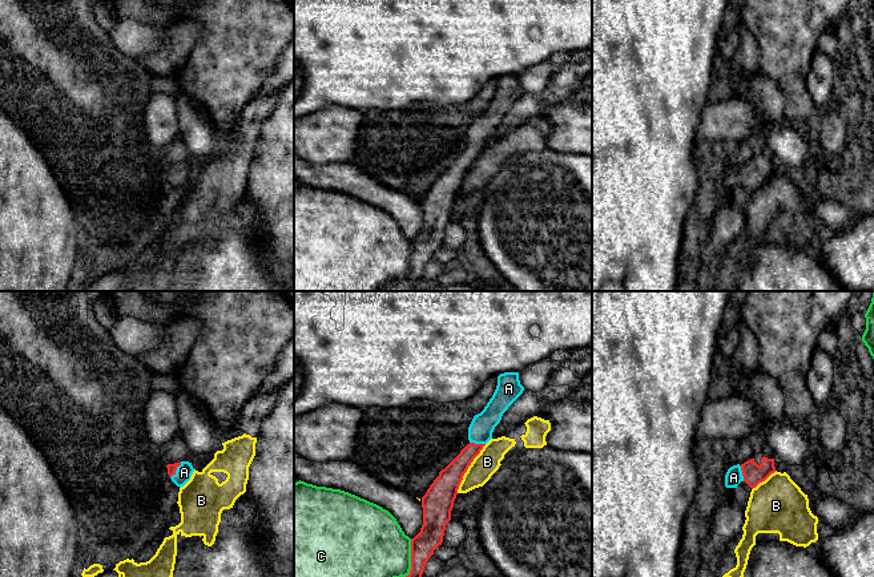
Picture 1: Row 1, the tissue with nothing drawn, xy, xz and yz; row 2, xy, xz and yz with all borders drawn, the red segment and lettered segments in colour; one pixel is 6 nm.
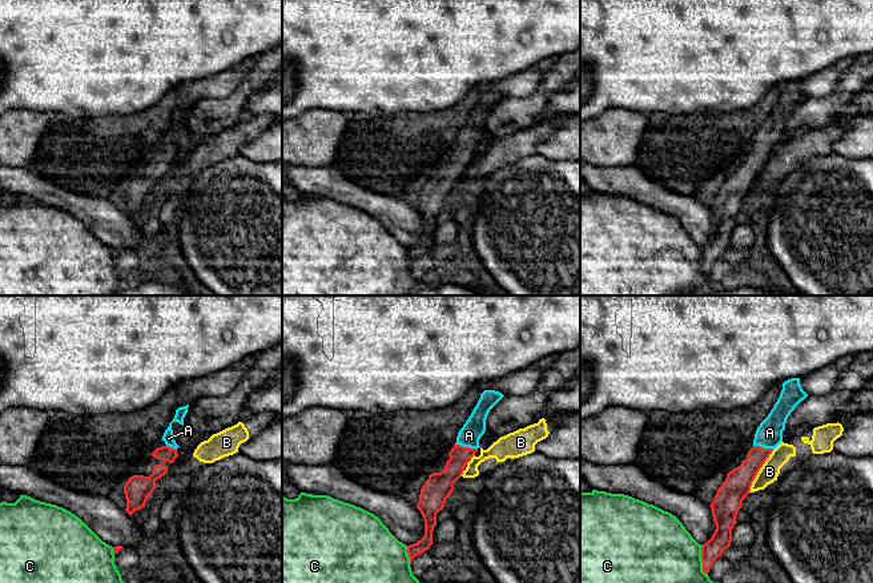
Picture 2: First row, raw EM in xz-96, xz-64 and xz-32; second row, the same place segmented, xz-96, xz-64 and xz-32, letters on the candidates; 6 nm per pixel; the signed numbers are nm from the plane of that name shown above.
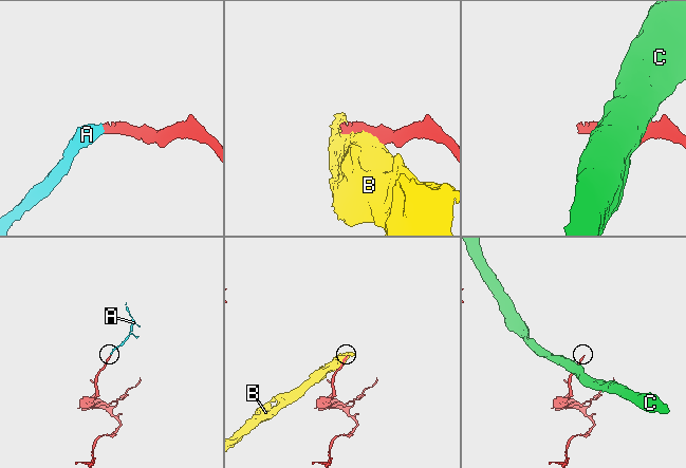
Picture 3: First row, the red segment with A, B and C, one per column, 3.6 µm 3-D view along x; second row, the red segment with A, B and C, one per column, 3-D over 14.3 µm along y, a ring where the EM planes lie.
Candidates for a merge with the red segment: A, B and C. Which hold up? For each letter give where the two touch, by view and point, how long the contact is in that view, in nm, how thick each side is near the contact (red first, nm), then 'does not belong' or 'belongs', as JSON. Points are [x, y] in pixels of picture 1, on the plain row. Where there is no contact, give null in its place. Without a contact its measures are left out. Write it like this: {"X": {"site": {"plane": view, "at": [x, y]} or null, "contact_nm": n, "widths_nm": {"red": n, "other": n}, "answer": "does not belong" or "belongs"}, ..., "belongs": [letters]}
{"A": {"site": {"plane": "xy", "at": [176, 172]}, "contact_nm": 120, "widths_nm": {"red": 60, "other": 100}, "answer": "belongs"}, "B": {"site": {"plane": "xz", "at": [467, 170]}, "contact_nm": 340, "widths_nm": {"red": 180, "other": 150}, "answer": "does not belong"}, "C": {"site": {"plane": "xz", "at": [410, 273]}, "contact_nm": 360, "widths_nm": {"red": 150, "other": 400}, "answer": "does not belong"}, "belongs": ["A"]}

